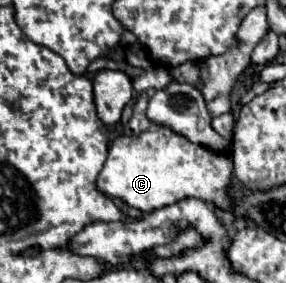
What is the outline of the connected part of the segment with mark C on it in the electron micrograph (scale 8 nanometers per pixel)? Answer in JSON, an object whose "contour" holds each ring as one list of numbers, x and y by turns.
{"contour":[[158,128,156,132,148,130,138,136,118,136,110,144,108,160,96,178,96,188,142,212,152,212,190,196,230,212,232,206,226,192,230,180,232,158,228,154,216,154,200,144,192,144,170,128]]}

